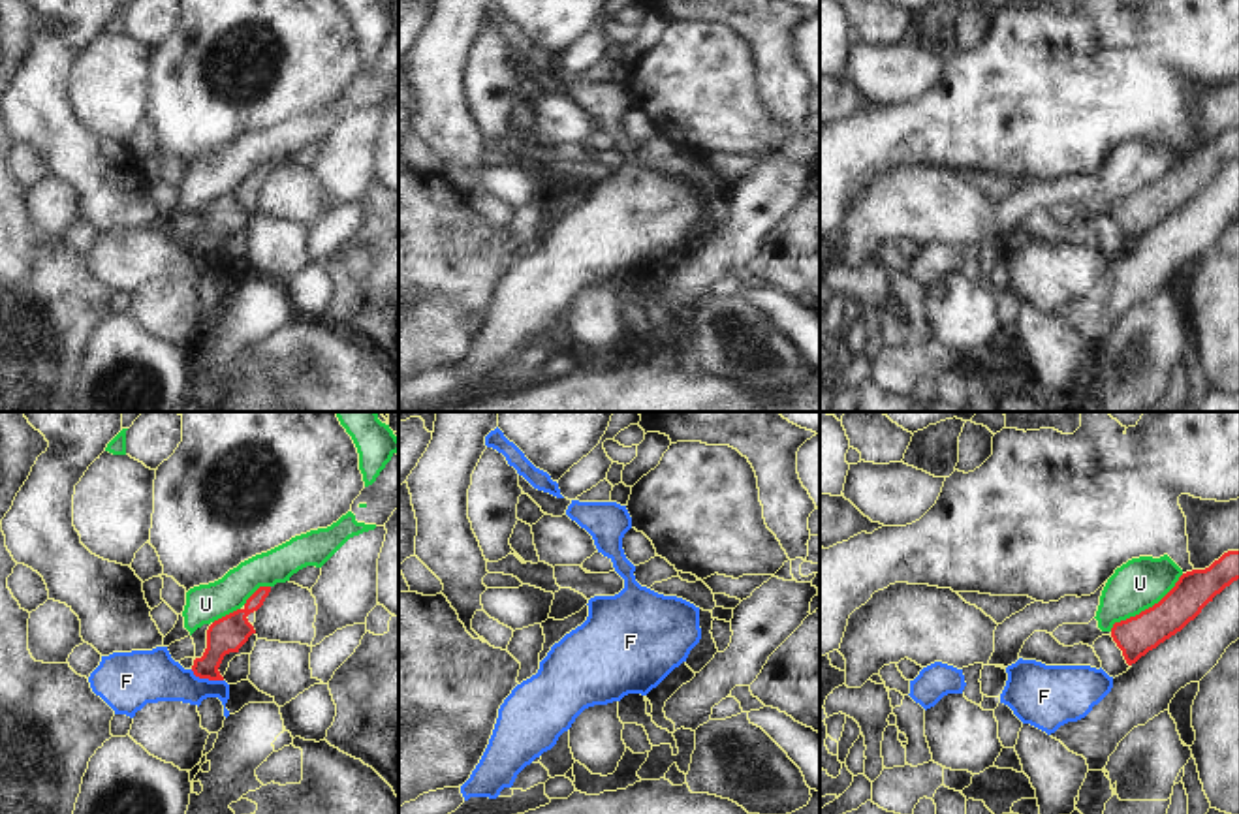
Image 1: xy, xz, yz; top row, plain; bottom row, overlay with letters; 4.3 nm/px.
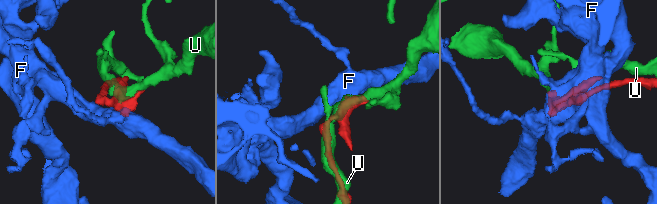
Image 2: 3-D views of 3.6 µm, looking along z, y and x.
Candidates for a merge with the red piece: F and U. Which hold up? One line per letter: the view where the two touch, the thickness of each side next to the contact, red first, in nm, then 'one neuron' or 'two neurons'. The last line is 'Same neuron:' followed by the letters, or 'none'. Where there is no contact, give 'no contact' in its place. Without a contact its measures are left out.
F: xy | 160/220 nm | two neurons
U: yz | 170/220 nm | two neurons
Same neuron: none

